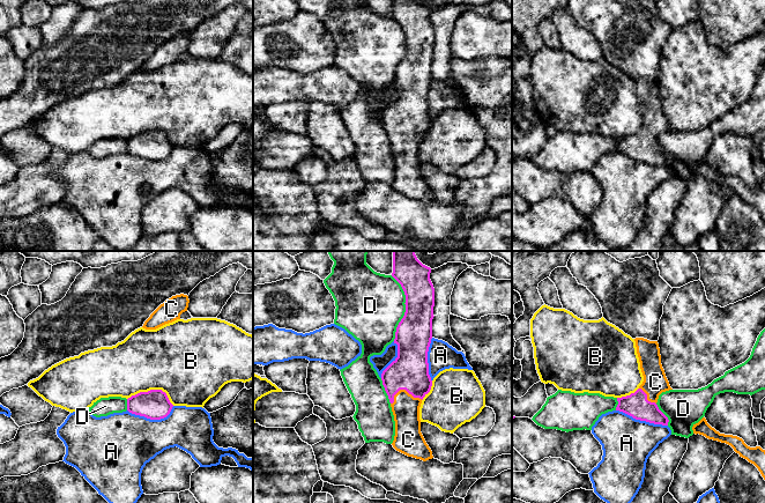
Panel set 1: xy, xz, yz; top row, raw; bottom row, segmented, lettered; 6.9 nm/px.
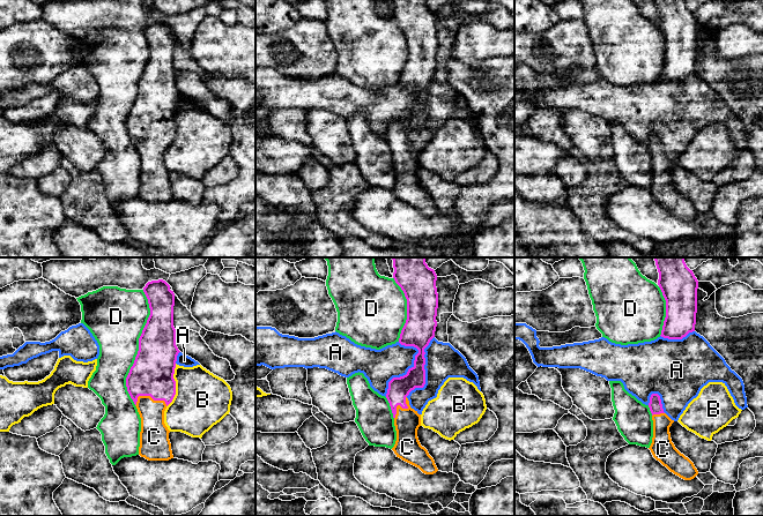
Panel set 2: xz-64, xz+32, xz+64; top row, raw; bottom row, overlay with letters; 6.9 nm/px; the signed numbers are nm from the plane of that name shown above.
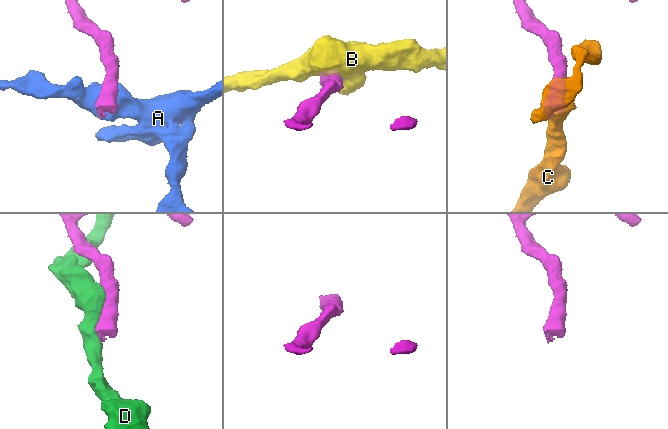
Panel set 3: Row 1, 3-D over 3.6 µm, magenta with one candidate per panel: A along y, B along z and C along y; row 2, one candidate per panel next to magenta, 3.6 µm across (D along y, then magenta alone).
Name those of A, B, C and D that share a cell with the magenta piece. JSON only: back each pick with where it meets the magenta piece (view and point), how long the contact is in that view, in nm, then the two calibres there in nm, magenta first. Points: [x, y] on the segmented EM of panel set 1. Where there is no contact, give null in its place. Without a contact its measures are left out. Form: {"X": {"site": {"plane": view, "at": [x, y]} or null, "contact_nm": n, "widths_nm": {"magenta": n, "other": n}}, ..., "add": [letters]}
{"C": {"site": {"plane": "xz", "at": [403, 389]}, "contact_nm": 220, "widths_nm": {"magenta": 260, "other": 190}}, "add": ["C"]}

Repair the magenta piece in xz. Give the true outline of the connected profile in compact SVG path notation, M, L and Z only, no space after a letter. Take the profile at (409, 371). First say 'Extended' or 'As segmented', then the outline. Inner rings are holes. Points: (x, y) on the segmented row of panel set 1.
Extended. M393 251L392 276L401 284L406 295L406 312L395 332L398 357L382 371L381 380L388 395L395 421L393 447L416 459L432 459L432 451L421 432L419 407L430 392L428 352L432 339L435 288L430 280L431 268L423 265L415 251Z

